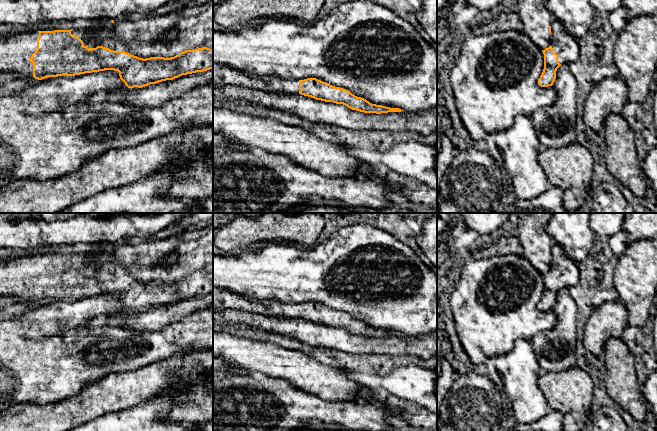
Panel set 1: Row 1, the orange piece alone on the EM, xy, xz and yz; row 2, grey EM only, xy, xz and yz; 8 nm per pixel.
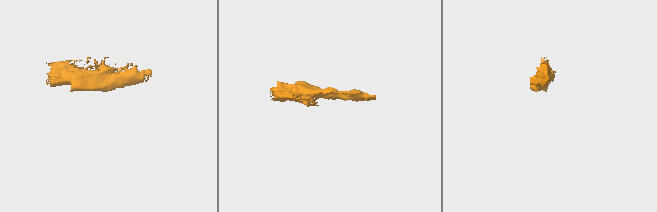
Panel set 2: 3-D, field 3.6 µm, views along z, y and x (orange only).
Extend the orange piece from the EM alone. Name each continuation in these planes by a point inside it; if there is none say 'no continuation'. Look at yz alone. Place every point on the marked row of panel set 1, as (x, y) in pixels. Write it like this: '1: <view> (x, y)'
1: yz (567, 48)

